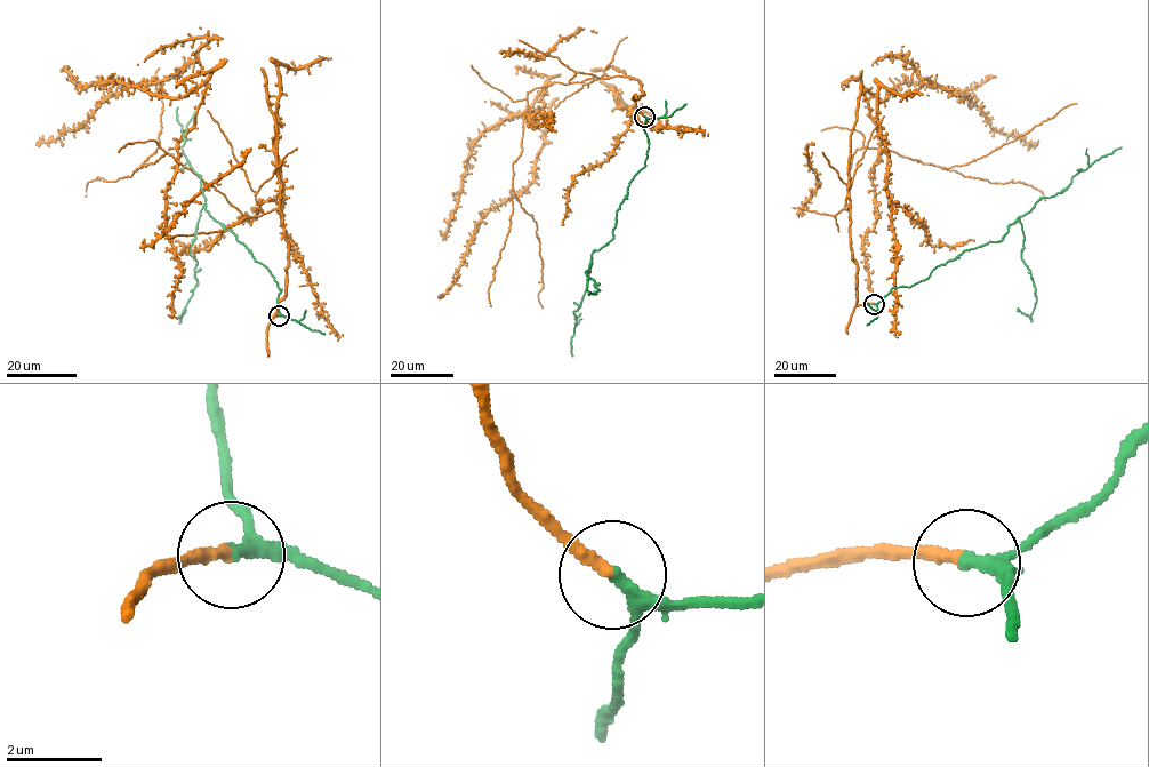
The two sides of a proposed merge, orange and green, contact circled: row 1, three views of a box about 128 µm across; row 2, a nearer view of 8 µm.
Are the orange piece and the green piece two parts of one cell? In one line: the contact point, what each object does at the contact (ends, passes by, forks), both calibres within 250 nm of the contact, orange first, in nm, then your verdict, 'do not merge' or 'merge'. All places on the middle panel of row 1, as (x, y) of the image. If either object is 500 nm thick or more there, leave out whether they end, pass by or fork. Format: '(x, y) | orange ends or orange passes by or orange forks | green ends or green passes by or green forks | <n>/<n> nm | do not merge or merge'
(644, 117) | orange ends | green passes by | 260/220 nm | merge

